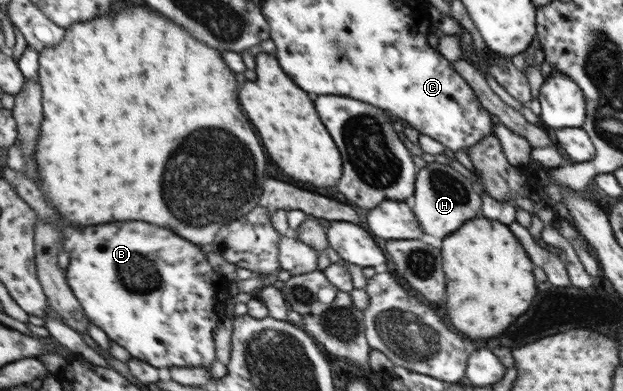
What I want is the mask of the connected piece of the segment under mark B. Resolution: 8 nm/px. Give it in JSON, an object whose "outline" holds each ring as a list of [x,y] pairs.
{"outline":[[[105,223],[89,225],[83,231],[68,226],[62,232],[61,252],[69,253],[70,261],[65,269],[66,280],[93,325],[103,329],[132,357],[157,369],[212,366],[217,356],[214,331],[224,317],[224,278],[212,270],[201,247],[151,223]]]}

